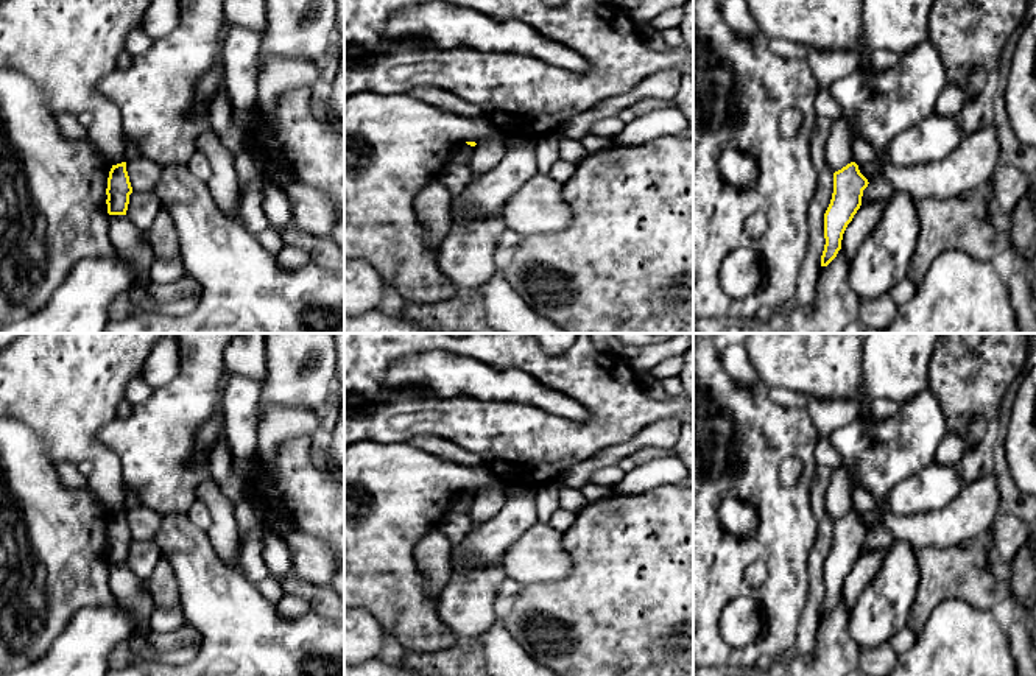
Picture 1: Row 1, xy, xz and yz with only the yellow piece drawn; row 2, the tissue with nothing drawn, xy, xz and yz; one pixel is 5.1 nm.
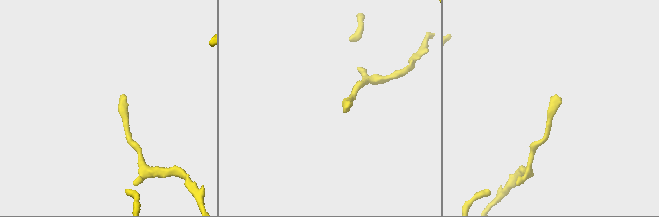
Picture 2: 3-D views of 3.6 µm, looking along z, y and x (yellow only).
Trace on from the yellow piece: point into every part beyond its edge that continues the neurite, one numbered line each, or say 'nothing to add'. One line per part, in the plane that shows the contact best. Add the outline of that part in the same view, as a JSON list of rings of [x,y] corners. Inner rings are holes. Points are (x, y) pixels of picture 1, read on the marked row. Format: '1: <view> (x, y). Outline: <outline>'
nothing to add

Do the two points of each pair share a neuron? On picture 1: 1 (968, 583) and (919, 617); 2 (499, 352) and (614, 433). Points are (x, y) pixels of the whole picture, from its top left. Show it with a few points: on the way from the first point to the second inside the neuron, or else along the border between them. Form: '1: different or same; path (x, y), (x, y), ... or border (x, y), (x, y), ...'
1: same; path (954, 583), (946, 583), (926, 603)
2: same; path (532, 359), (553, 373), (567, 373), (595, 401)

